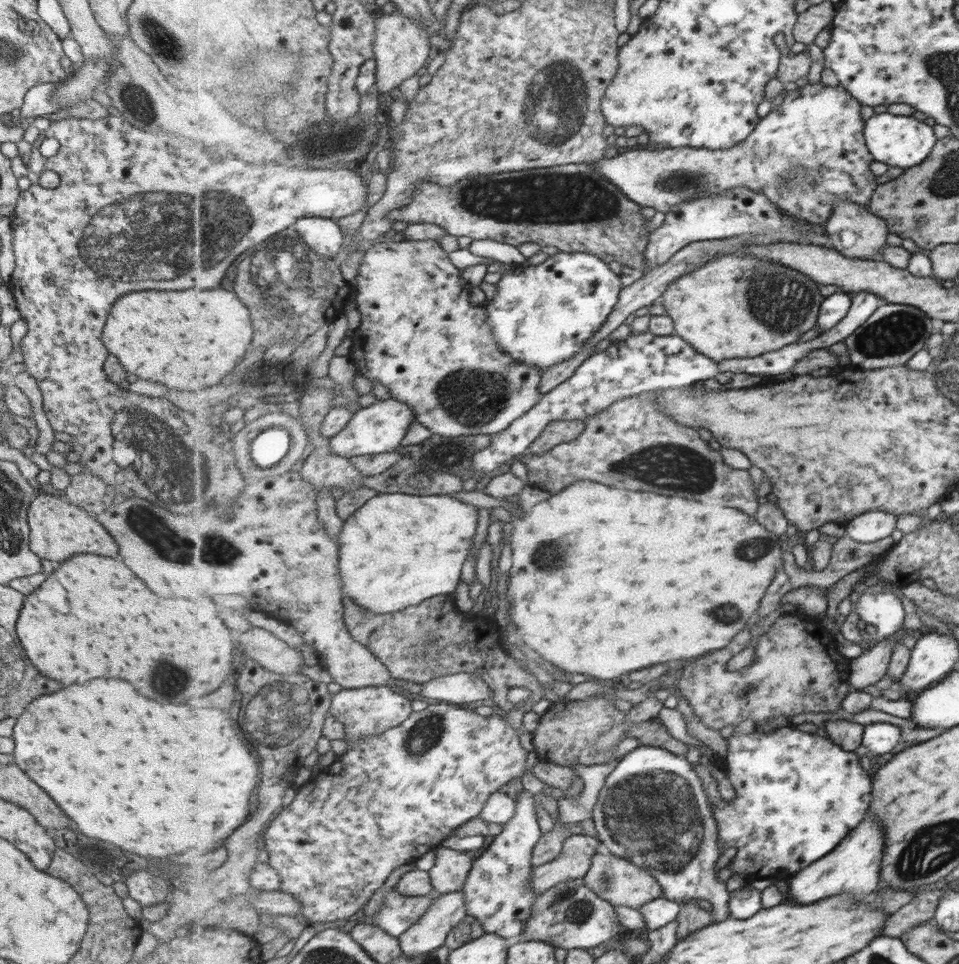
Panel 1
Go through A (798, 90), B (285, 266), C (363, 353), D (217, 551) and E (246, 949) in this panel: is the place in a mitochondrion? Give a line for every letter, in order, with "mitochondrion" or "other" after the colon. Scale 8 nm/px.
A: other
B: mitochondrion
C: other
D: mitochondrion
E: other

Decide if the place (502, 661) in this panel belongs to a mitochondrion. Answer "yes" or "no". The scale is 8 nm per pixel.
no

